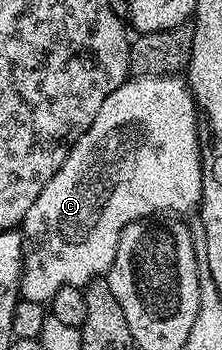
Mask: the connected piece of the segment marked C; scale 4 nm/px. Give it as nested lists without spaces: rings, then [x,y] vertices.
[[[136,76],[131,80],[125,80],[117,90],[110,92],[106,100],[102,100],[102,108],[98,108],[98,116],[94,116],[94,124],[81,138],[72,146],[72,151],[66,156],[62,168],[38,192],[38,200],[30,204],[30,212],[26,212],[22,223],[22,233],[24,236],[24,271],[20,276],[20,297],[35,302],[51,303],[54,292],[58,288],[67,286],[79,286],[84,288],[96,279],[103,279],[108,270],[114,264],[114,252],[118,248],[118,240],[122,232],[130,224],[155,219],[157,216],[184,216],[191,215],[200,205],[202,196],[202,164],[200,163],[200,133],[196,113],[196,102],[192,98],[192,92],[188,89],[188,83],[180,76],[165,76],[163,78],[153,78],[151,76]]]

